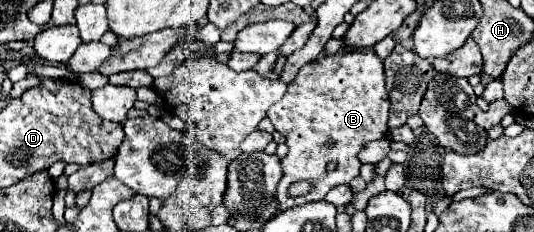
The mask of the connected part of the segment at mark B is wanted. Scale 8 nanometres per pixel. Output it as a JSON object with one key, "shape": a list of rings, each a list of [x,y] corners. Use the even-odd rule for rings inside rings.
{"shape":[[[342,51],[304,65],[294,83],[288,85],[286,95],[268,109],[268,119],[276,131],[286,137],[290,149],[282,159],[284,175],[276,191],[278,211],[322,201],[332,187],[350,183],[358,177],[362,163],[356,153],[366,143],[388,135],[388,109],[390,101],[384,87],[384,65],[374,51]],[[328,139],[336,141],[336,145],[326,147]],[[328,163],[336,163],[336,171],[330,173],[326,169]],[[298,181],[308,181],[312,191],[300,197],[288,195],[290,185]]]}

